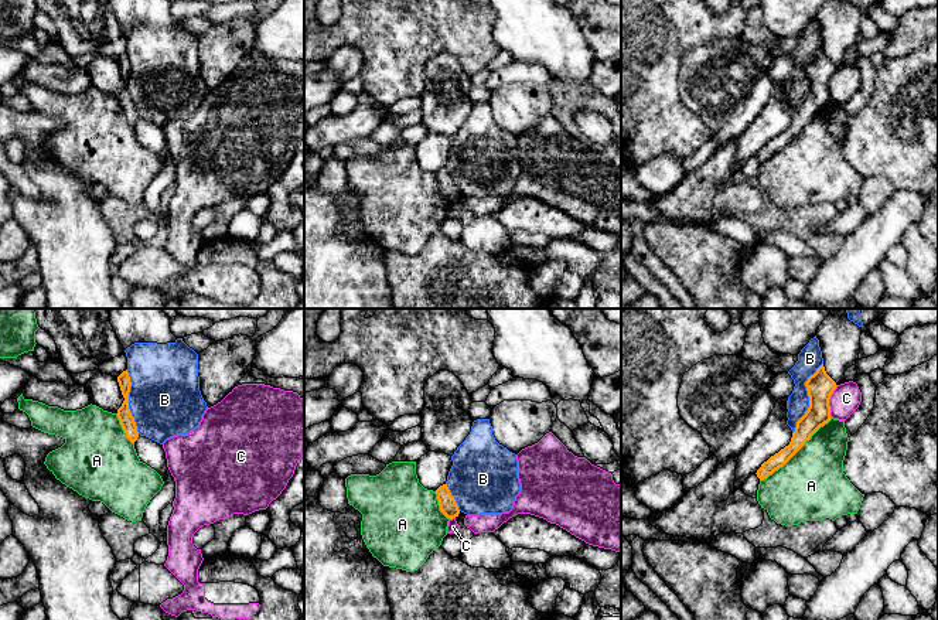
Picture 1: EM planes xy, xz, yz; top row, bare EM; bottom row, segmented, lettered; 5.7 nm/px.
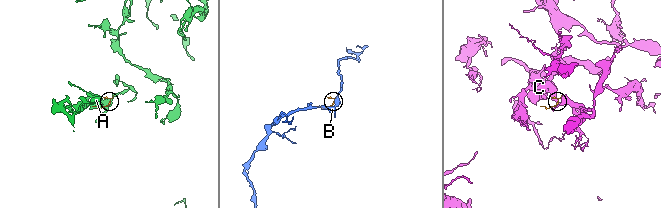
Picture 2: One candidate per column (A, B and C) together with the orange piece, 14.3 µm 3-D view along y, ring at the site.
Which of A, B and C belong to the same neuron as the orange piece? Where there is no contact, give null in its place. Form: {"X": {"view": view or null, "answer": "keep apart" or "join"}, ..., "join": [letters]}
{"A": {"view": "yz", "answer": "keep apart"}, "B": {"view": "yz", "answer": "keep apart"}, "C": {"view": "yz", "answer": "keep apart"}, "join": []}

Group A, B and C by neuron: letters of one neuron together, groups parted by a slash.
A / B / C

